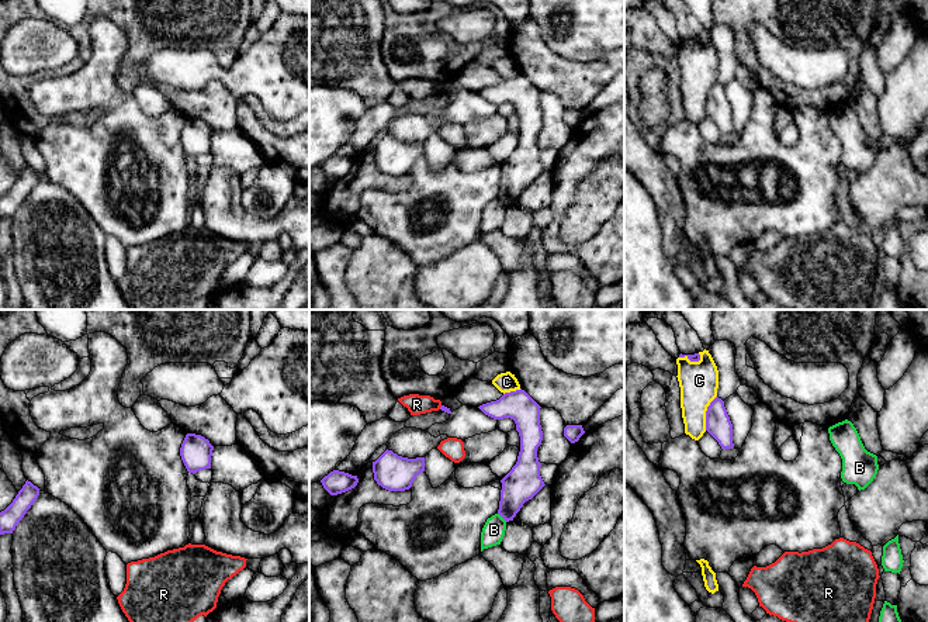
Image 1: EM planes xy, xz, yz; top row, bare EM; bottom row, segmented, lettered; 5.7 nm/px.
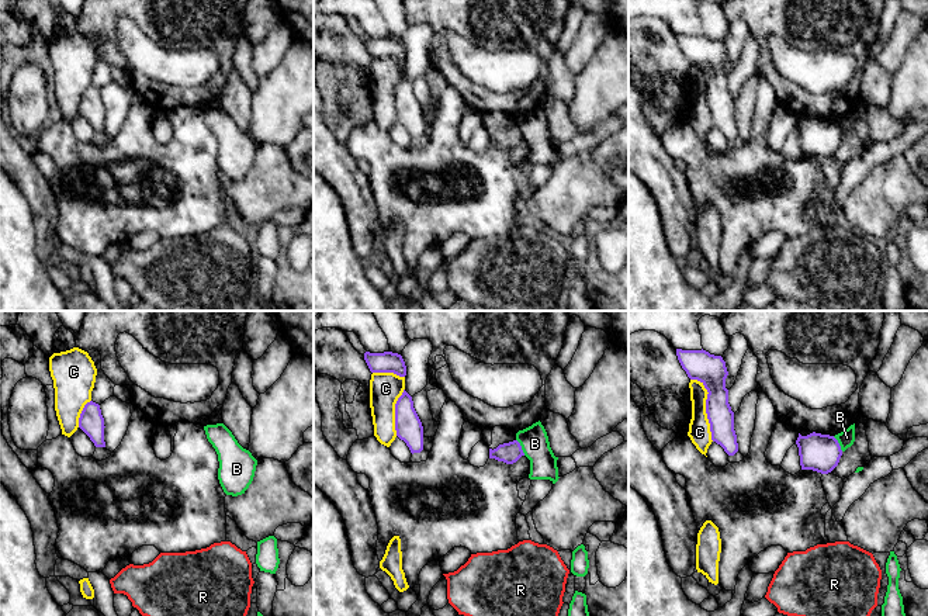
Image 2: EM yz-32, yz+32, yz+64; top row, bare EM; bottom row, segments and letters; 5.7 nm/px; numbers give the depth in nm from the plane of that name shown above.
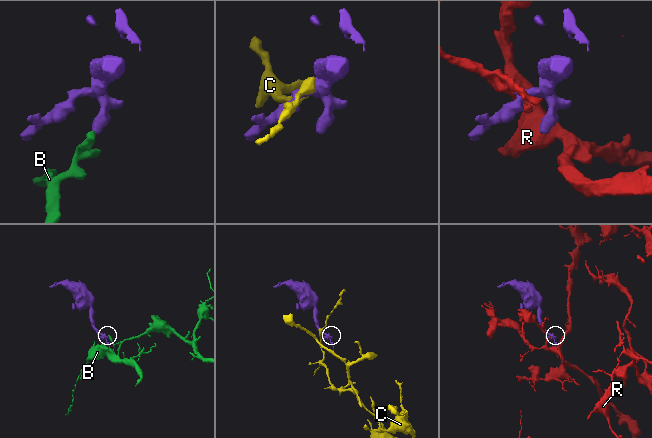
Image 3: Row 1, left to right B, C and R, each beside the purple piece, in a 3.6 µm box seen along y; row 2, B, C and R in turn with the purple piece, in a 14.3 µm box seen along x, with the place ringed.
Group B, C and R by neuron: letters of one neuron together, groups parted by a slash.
B / C / R

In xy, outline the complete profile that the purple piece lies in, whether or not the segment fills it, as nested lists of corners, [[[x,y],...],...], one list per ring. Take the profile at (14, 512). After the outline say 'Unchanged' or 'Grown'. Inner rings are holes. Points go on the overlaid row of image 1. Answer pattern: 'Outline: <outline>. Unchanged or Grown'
Outline: [[[27,480],[13,502],[0,512],[0,535],[13,533],[38,495],[39,488]]]. Unchanged

